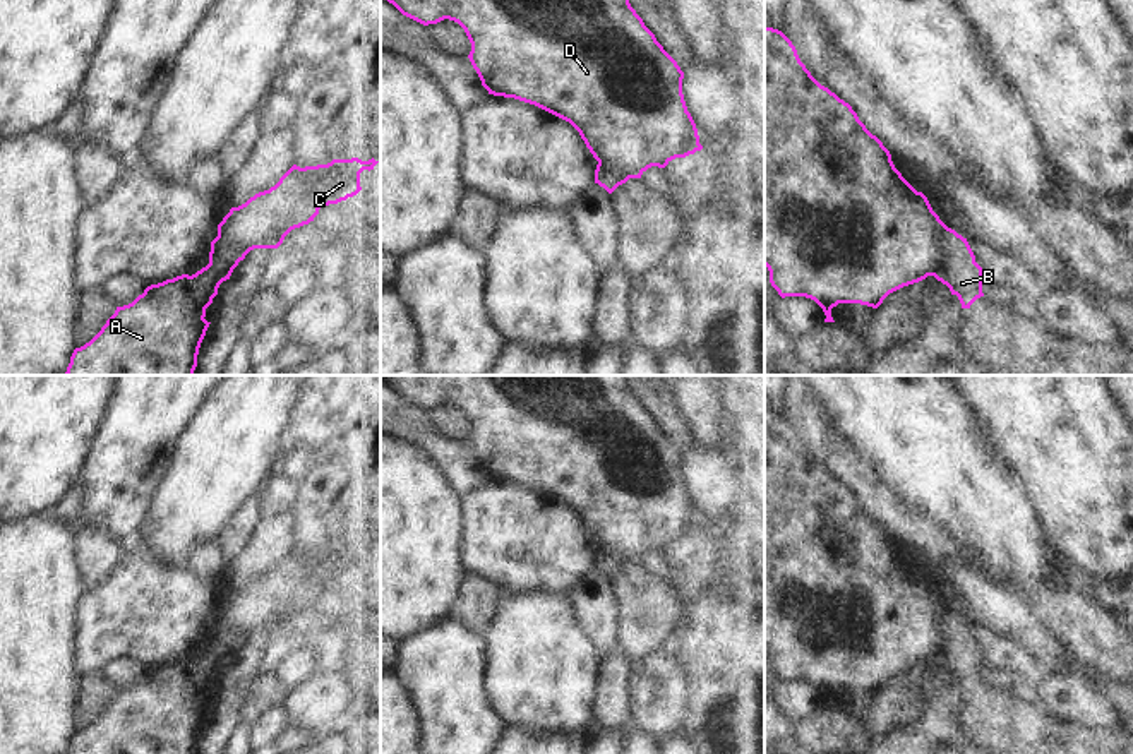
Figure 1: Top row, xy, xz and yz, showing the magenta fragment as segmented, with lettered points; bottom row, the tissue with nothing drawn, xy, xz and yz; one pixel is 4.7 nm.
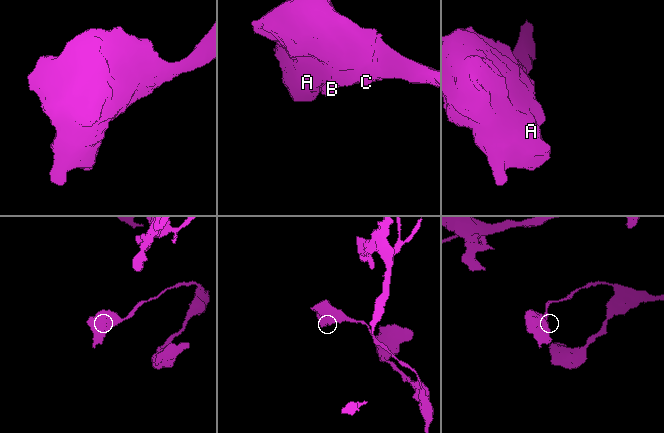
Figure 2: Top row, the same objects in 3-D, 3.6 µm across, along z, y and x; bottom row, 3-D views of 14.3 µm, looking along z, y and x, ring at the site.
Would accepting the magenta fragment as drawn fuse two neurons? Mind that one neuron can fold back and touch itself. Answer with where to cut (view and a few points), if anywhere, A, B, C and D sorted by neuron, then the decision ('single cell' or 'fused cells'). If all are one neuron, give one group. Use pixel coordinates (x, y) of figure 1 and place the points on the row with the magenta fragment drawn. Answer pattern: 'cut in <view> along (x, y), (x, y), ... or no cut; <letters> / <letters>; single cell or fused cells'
cut in yz along (947, 227), (938, 239), (931, 275); A C D / B; fused cells

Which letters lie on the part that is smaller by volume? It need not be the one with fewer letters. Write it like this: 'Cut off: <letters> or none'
Cut off: B

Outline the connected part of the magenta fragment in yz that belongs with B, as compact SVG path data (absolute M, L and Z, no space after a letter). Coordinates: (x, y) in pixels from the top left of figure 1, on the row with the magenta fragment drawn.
M948 226L938 238L932 276L958 296L962 308L970 308L977 298L984 296L982 267L975 262L967 238Z

